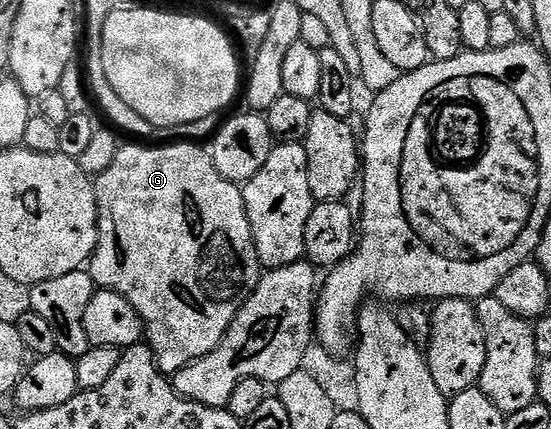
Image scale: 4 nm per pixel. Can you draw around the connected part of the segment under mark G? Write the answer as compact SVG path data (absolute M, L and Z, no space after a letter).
M141 142L129 143L133 144L126 143L122 146L119 154L115 154L115 162L111 162L111 166L107 166L107 170L103 170L103 174L96 177L95 180L97 249L93 251L93 255L88 261L87 271L98 289L119 294L123 298L127 298L127 302L131 302L131 306L135 306L139 318L145 324L144 339L153 352L157 368L163 374L172 374L183 370L191 362L203 358L203 354L215 350L215 346L219 346L219 342L223 338L223 334L227 334L235 314L243 306L243 302L247 302L247 298L261 281L263 267L257 260L256 244L252 238L252 228L248 222L242 189L227 178L223 178L223 174L219 174L219 170L215 170L212 155L206 149L205 152L201 149L204 147L198 146L196 143L166 144L164 146L146 146Z

